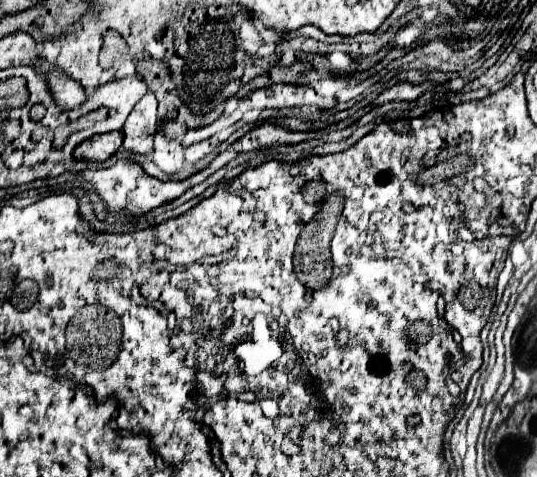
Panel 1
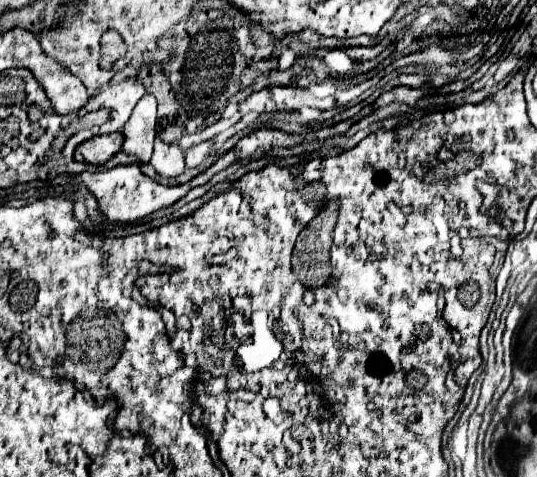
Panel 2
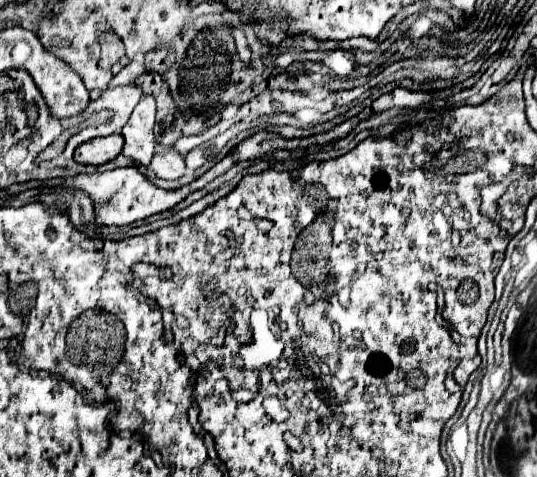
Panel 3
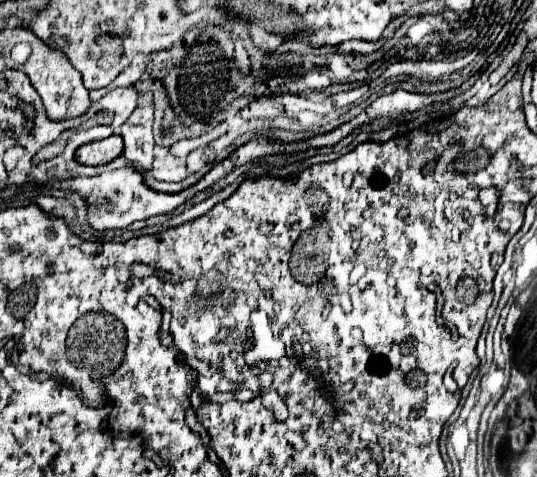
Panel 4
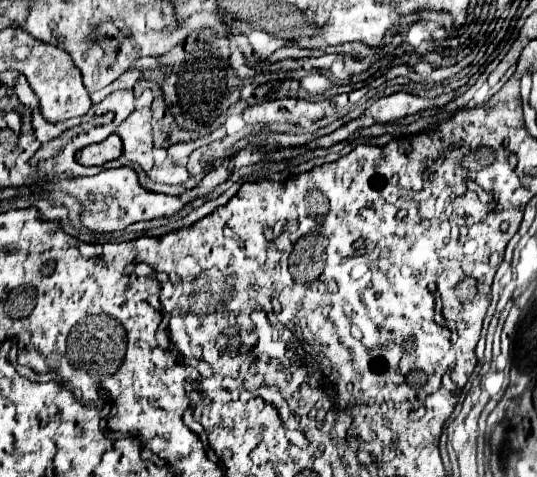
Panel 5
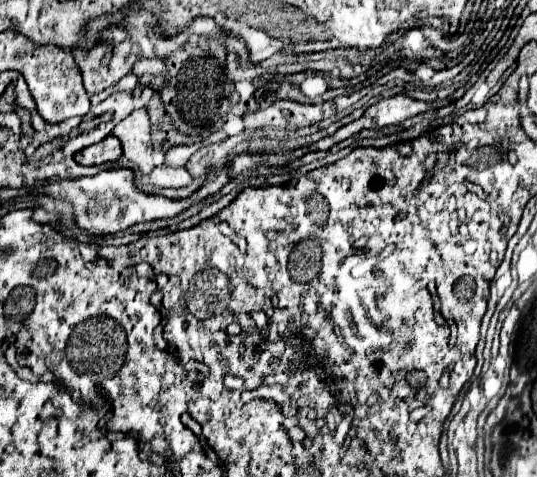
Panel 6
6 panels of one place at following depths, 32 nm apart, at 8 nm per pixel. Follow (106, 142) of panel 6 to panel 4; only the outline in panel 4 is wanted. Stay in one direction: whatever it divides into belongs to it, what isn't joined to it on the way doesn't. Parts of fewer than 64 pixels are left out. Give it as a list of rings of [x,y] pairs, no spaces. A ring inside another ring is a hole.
[[[112,134],[106,140],[98,140],[98,142],[90,142],[82,146],[76,152],[76,160],[84,166],[100,166],[100,164],[108,164],[120,154],[122,154],[122,140],[120,136]]]

